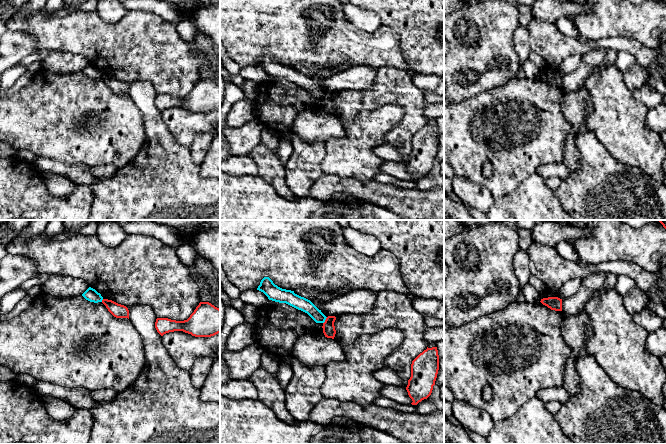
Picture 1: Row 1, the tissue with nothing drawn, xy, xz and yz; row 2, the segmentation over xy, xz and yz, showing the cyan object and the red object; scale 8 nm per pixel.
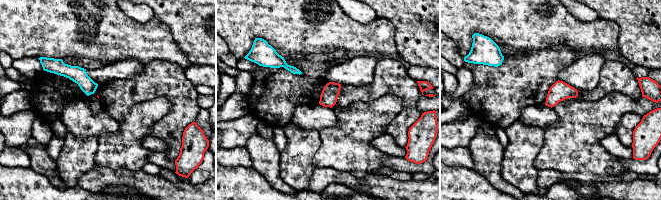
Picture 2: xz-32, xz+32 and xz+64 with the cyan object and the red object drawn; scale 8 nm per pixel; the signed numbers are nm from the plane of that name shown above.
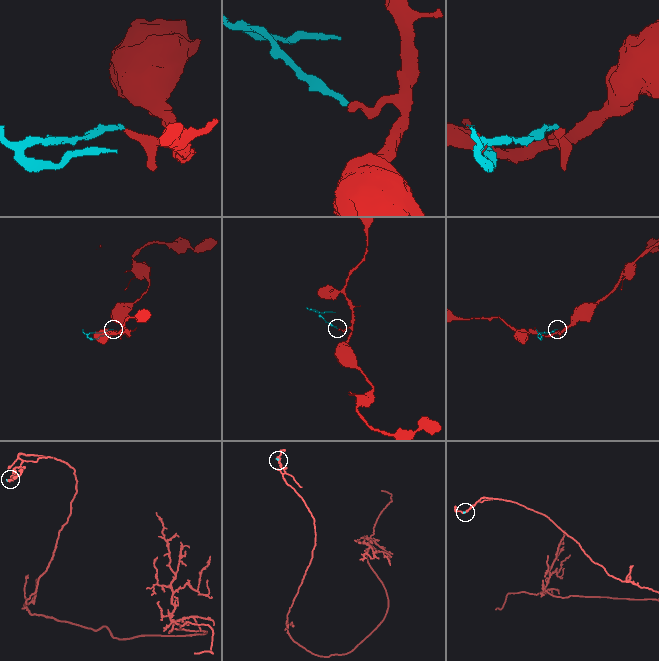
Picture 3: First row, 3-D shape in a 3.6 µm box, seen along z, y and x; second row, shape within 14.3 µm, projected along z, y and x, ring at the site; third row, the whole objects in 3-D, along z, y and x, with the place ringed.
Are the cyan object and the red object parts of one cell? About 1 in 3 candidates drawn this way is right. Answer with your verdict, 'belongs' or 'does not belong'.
does not belong

